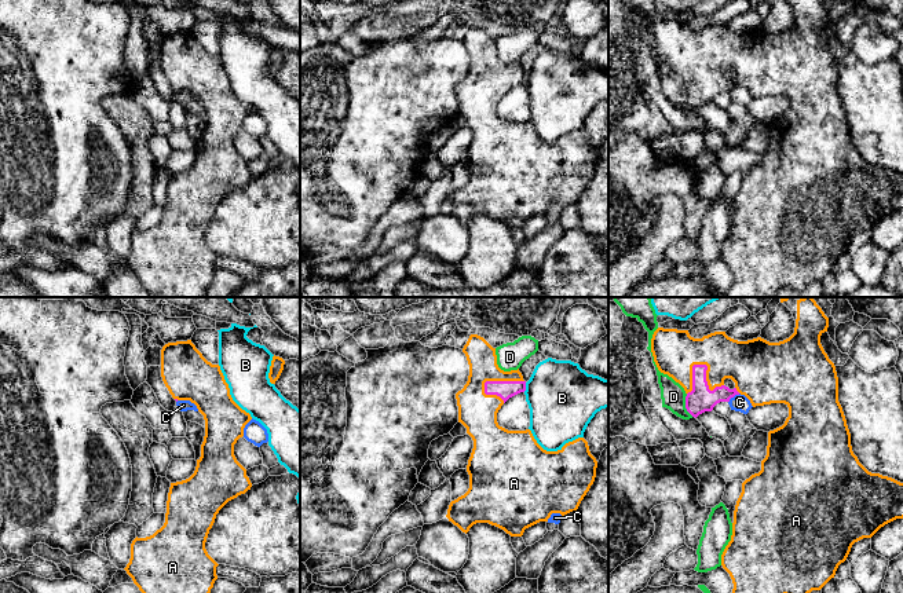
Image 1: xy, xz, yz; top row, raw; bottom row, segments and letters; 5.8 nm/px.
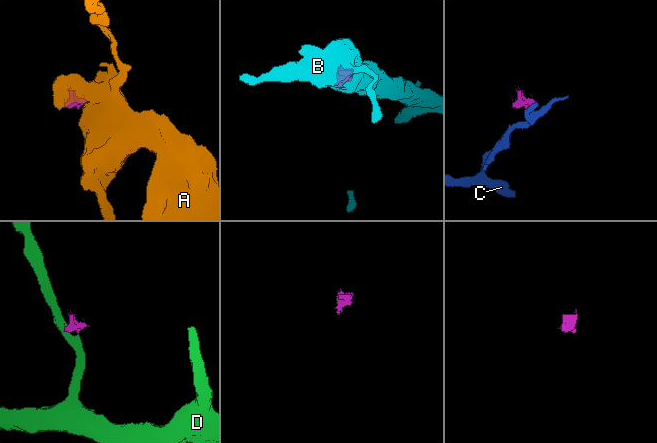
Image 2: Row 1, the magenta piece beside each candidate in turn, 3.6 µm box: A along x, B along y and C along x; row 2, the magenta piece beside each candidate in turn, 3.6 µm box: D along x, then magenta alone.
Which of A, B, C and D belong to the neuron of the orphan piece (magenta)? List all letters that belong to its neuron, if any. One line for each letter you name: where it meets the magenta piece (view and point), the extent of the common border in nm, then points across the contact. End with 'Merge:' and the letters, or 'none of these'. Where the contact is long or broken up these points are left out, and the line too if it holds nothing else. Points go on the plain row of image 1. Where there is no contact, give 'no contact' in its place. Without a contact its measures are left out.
A: meets magenta in yz at (705, 69); contact 220 nm long
Merge: A

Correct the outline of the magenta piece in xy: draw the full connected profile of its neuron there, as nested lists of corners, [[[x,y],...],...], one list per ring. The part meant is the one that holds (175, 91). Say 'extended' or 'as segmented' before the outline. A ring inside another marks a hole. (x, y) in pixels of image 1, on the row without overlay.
extended; [[[191,32],[168,34],[161,41],[161,69],[172,89],[190,92],[204,107],[205,128],[194,165],[171,175],[164,217],[153,227],[135,230],[131,250],[124,260],[139,282],[162,297],[205,297],[217,271],[219,257],[206,244],[205,234],[219,202],[251,182],[246,161],[234,147],[234,136],[252,111],[231,89],[219,56],[208,54]]]

